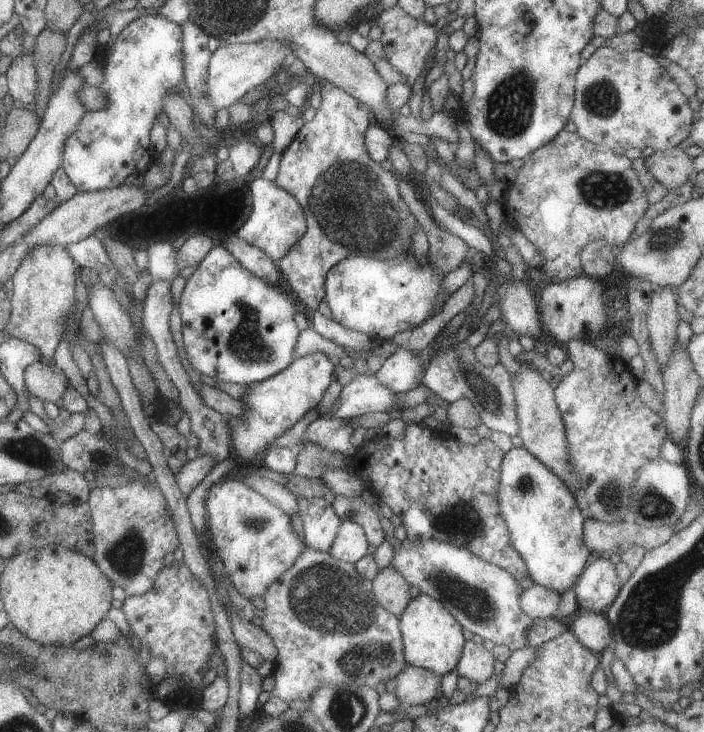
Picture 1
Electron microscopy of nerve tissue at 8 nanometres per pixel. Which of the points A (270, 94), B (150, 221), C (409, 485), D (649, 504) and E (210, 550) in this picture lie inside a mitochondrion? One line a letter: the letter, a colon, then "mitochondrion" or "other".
A: other
B: other
C: other
D: mitochondrion
E: other

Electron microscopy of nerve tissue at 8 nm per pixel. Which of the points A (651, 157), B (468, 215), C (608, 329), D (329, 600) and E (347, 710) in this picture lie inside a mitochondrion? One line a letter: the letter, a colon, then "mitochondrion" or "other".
A: other
B: other
C: other
D: mitochondrion
E: mitochondrion

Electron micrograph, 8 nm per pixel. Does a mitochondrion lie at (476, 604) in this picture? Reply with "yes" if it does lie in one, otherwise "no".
yes

